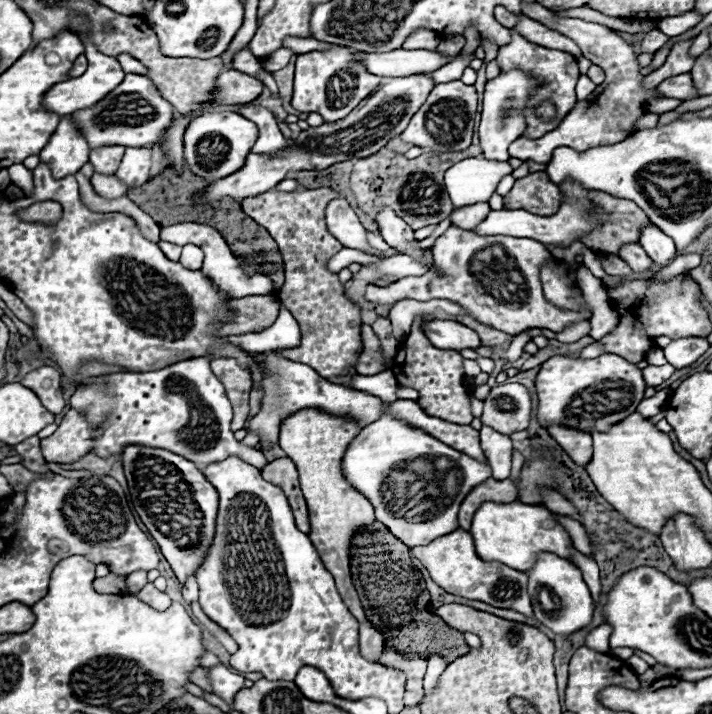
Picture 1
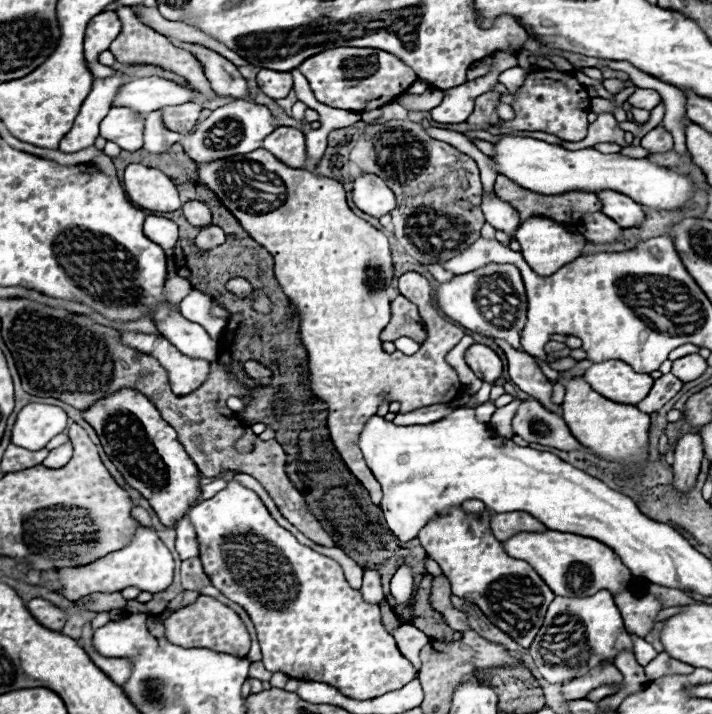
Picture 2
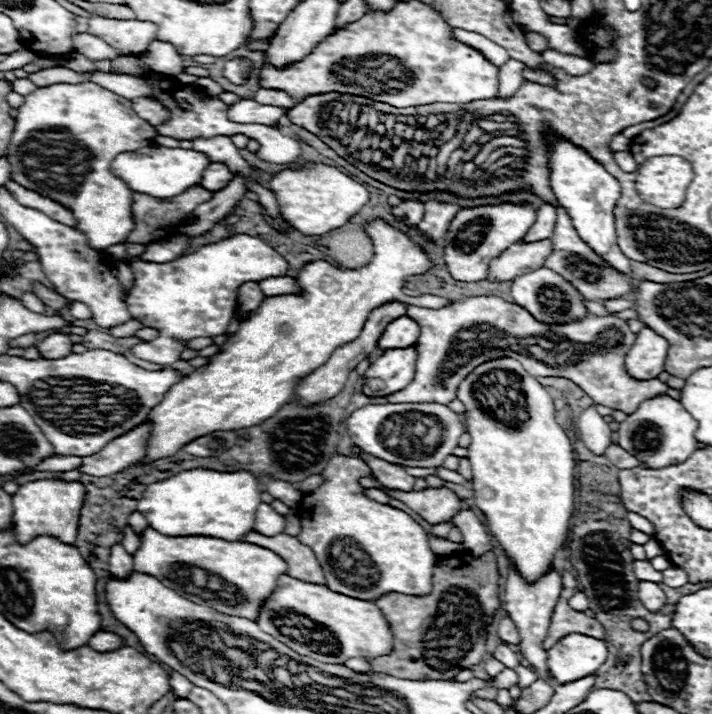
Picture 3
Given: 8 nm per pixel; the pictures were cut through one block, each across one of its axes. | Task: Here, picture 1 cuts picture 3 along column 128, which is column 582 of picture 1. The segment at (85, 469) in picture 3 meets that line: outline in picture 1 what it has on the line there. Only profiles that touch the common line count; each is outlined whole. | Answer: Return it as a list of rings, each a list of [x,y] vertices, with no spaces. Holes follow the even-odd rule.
[[[550,424],[548,432],[568,452],[568,456],[576,464],[586,466],[590,462],[590,458],[592,458],[592,438],[590,438],[590,434],[574,430],[574,428],[564,428],[562,424]]]

